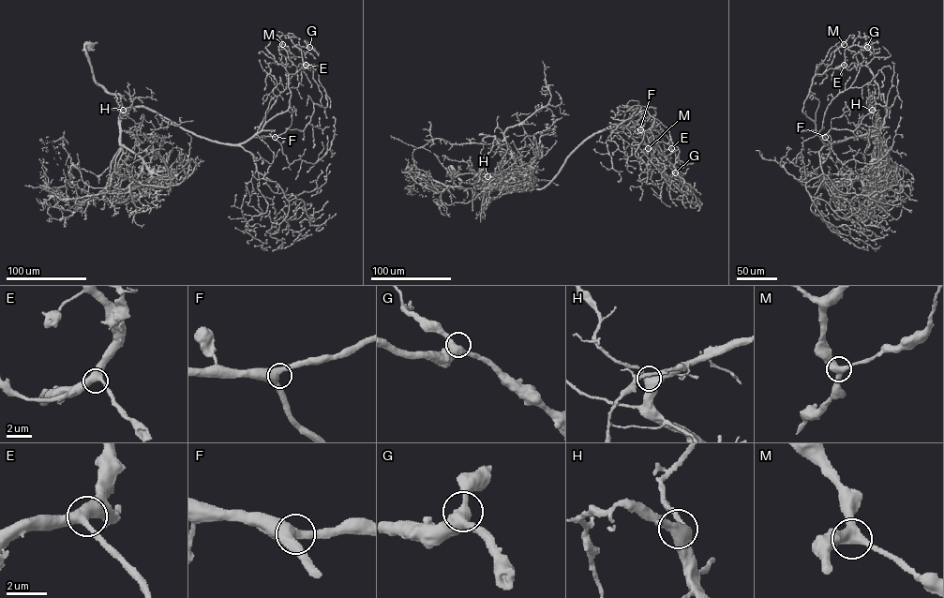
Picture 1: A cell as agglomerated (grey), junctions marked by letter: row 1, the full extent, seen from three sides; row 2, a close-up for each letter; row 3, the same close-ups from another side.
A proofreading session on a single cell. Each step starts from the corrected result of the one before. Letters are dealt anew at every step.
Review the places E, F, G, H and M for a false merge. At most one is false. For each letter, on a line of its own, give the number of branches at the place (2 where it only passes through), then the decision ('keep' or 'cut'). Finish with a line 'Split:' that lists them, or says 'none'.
E: 3 | keep
F: 3 | keep
G: 3 | keep
H: 3 | keep
M: 3 | keep
Split: none

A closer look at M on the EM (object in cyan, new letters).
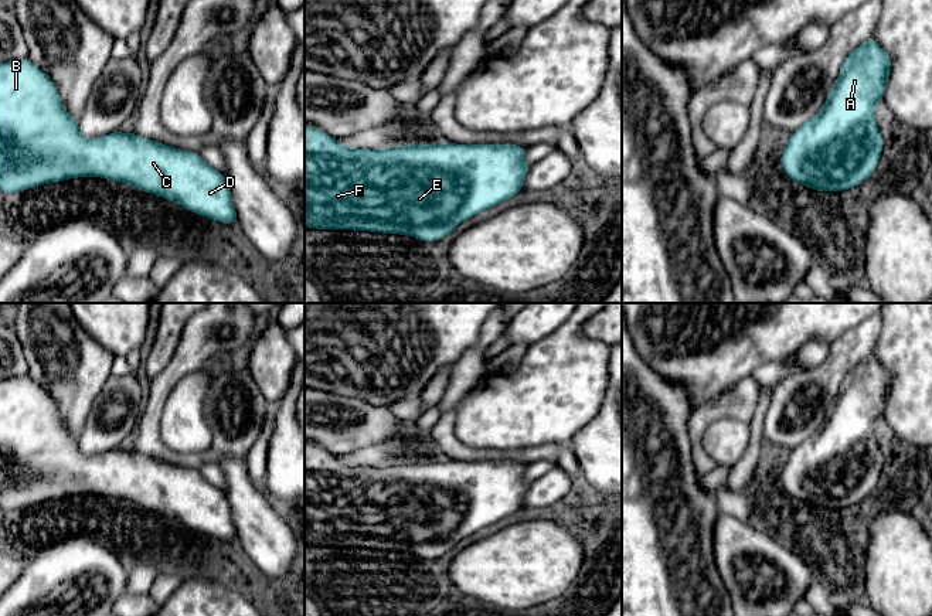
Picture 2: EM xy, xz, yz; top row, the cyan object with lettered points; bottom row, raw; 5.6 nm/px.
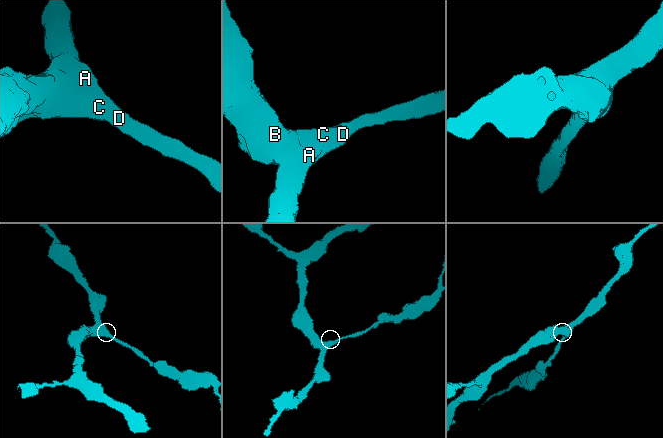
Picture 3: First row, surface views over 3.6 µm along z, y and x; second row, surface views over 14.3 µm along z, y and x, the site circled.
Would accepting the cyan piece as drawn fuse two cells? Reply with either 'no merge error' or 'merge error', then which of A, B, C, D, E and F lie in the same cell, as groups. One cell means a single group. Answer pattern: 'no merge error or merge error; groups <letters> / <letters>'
no merge error; groups A B C D E F

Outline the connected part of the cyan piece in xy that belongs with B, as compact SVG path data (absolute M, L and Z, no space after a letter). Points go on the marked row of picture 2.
M28 57L0 64L0 191L13 194L38 186L68 178L101 177L130 184L144 193L167 198L188 210L221 224L237 224L231 190L222 173L203 160L200 153L180 150L144 139L135 132L112 132L102 137L85 139L76 122L65 109L52 79Z

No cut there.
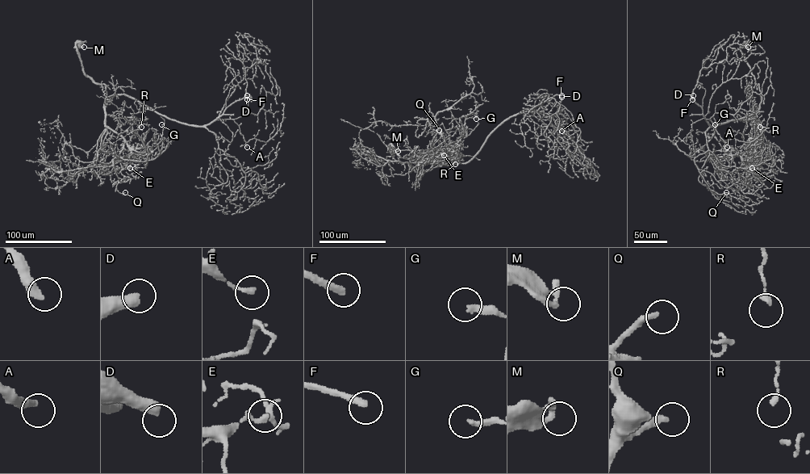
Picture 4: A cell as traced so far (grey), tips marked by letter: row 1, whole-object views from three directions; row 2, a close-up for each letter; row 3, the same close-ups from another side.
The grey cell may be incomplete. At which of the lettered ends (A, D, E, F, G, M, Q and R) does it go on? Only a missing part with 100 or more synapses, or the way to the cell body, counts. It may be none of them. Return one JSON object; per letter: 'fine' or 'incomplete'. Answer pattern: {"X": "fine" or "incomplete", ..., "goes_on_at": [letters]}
{"A": "fine", "D": "incomplete", "E": "fine", "F": "incomplete", "G": "fine", "M": "fine", "Q": "fine", "R": "fine", "goes_on_at": ["D", "F"]}

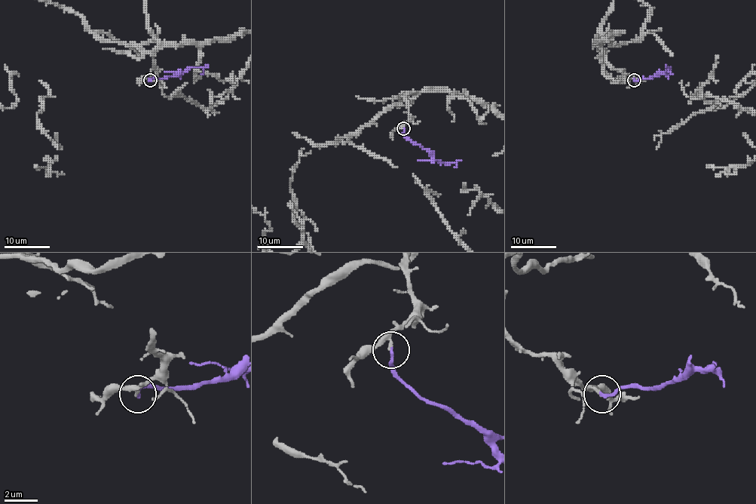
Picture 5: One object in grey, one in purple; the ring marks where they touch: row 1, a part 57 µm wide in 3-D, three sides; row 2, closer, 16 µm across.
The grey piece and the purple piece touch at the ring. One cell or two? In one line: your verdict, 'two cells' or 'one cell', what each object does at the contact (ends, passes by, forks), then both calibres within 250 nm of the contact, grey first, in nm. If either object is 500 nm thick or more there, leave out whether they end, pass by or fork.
one cell; grey passes by; purple ends there; 130 nm thick on the grey side, 200 nm on the other

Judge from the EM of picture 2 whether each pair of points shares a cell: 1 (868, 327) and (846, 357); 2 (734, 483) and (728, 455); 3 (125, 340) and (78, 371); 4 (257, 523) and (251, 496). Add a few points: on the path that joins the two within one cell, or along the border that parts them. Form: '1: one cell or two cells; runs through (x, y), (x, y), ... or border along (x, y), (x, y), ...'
1: one cell; runs through (866, 334), (850, 350)
2: two cells; border along (749, 438), (745, 452), (731, 466)
3: two cells; border along (84, 329), (114, 356)
4: one cell; runs through (255, 516), (251, 503)

